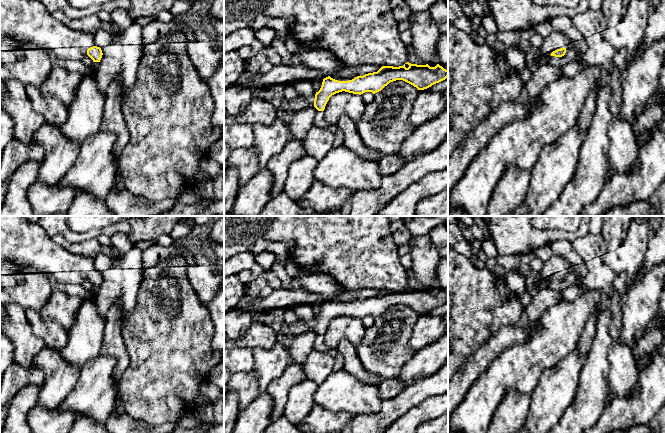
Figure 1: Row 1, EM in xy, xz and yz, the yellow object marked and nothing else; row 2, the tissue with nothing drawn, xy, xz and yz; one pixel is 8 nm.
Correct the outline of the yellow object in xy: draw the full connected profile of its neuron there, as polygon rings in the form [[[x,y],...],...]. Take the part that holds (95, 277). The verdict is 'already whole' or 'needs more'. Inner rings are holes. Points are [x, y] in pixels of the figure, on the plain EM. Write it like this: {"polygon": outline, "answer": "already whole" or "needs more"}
{"polygon": [[[93,270],[87,274],[87,279],[93,284],[93,286],[100,286],[103,277],[100,271]]], "answer": "already whole"}

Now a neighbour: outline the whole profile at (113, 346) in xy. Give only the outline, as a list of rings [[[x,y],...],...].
[[[116,301],[104,316],[105,328],[100,355],[113,358],[116,363],[113,371],[113,378],[117,390],[121,376],[129,366],[130,358],[122,336],[122,304]]]

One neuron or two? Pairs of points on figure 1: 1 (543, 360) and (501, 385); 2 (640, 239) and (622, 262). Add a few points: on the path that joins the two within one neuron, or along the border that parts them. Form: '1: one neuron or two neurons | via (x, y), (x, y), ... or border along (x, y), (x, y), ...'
1: one neuron | via (533, 360), (524, 362), (511, 375)
2: one neuron | via (635, 245), (628, 256)

